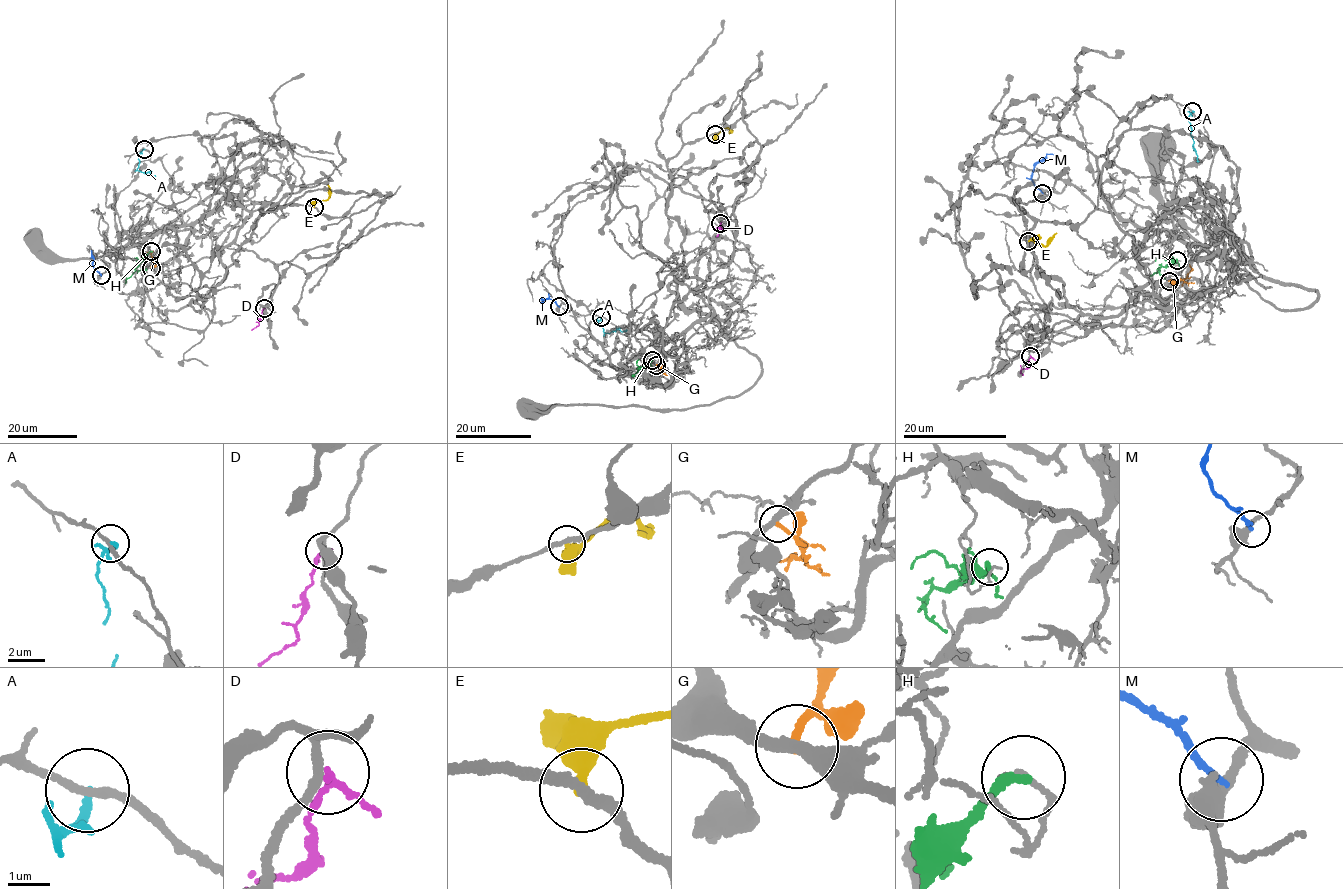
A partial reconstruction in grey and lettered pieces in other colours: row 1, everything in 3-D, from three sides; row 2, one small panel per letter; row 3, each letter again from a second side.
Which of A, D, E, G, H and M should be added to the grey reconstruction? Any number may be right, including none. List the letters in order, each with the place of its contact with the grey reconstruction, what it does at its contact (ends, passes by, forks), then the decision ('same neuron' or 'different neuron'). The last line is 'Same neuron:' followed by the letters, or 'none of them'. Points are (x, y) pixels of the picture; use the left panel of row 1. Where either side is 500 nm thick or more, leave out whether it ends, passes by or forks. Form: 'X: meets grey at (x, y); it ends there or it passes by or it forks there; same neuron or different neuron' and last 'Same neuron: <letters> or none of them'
A: meets grey at (144, 149); it ends there; different neuron
D: meets grey at (264, 308); it passes by; different neuron
E: meets grey at (314, 207); it ends there; different neuron
G: meets grey at (151, 268); it ends there; different neuron
H: meets grey at (151, 251); it ends there; different neuron
M: meets grey at (101, 275); it ends there; different neuron
Same neuron: none of them

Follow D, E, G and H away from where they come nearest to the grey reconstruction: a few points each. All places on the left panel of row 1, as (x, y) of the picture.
D: (264, 308), (258, 325), (251, 330)
E: (313, 206), (317, 201), (327, 200), (328, 185)
G: (151, 268), (151, 253), (147, 252)
H: (151, 251), (127, 279), (126, 274)

